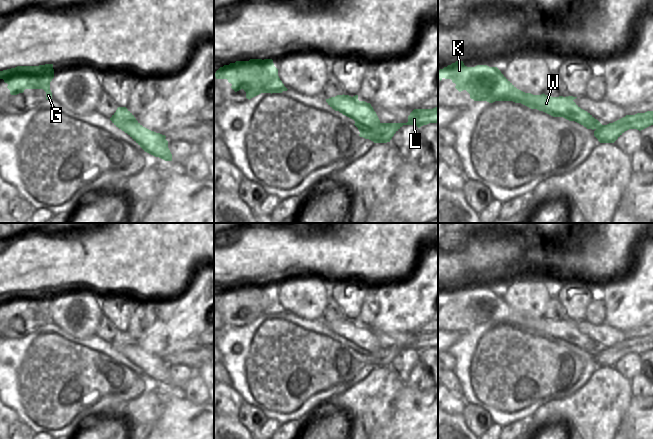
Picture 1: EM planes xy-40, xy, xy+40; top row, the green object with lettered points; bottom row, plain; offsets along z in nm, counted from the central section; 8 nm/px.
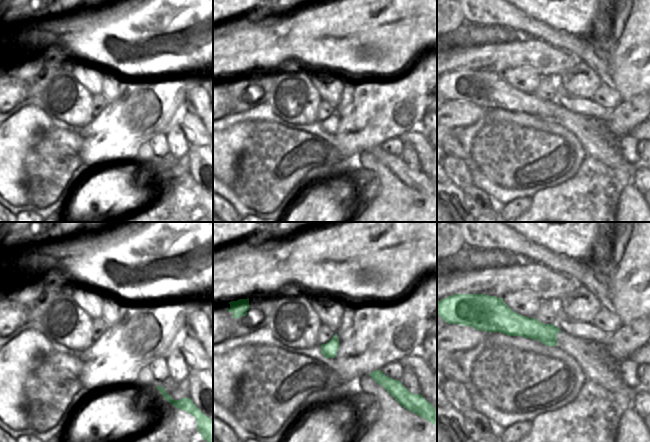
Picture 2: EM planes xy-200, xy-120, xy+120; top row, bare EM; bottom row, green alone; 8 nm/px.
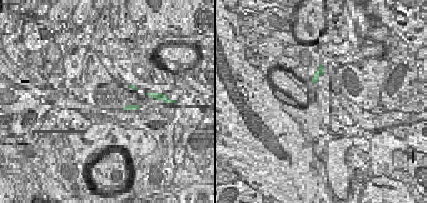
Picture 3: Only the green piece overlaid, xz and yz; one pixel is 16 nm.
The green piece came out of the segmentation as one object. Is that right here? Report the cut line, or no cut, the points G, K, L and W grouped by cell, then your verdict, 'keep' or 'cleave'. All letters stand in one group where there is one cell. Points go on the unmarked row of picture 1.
xy (369, 352), (381, 364), (386, 366) | G K W / L | cleave

